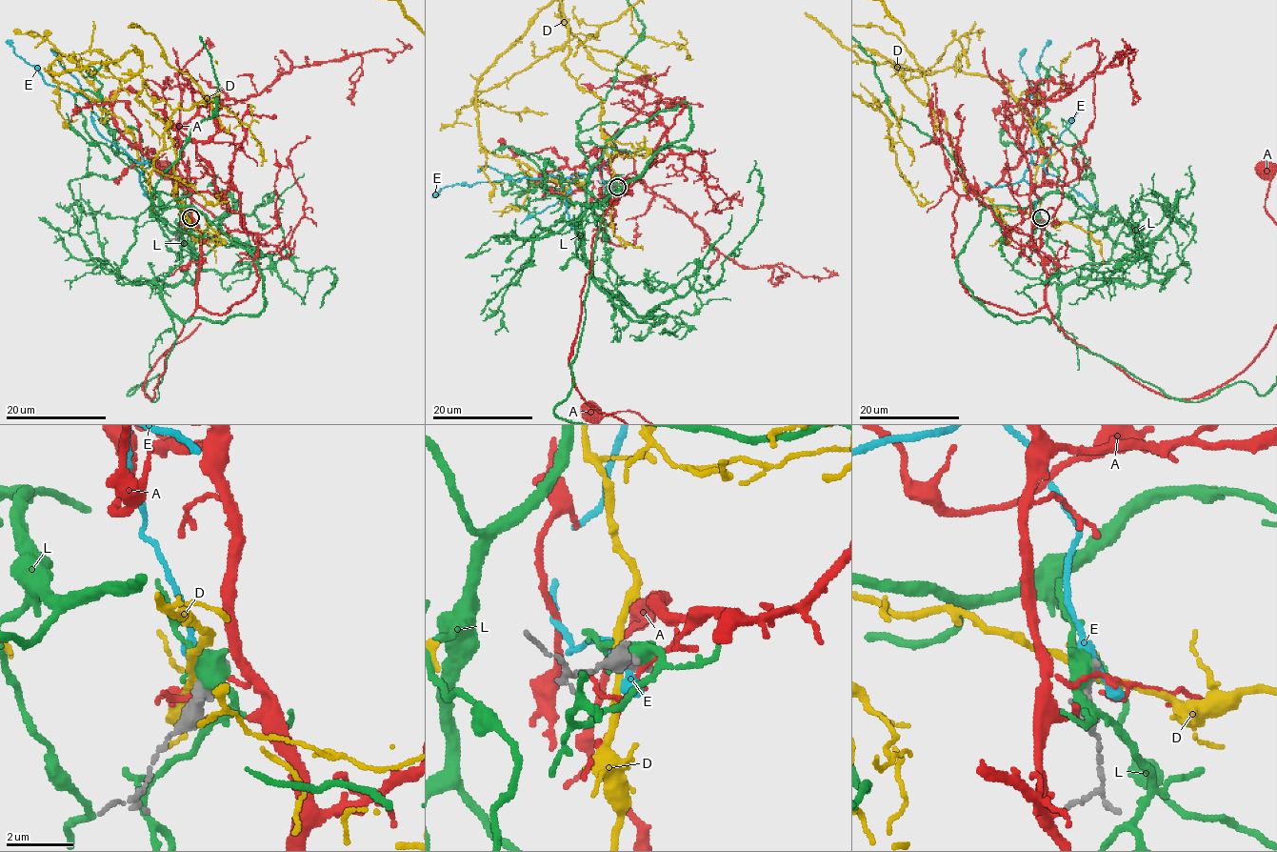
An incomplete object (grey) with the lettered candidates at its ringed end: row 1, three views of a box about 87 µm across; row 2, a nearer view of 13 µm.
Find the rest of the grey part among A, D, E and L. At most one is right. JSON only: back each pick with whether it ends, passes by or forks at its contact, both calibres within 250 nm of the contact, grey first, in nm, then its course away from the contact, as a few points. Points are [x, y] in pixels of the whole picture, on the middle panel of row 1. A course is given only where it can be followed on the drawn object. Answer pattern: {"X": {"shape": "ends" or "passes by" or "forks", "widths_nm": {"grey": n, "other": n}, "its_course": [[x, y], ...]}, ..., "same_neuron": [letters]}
{"same_neuron": []}

